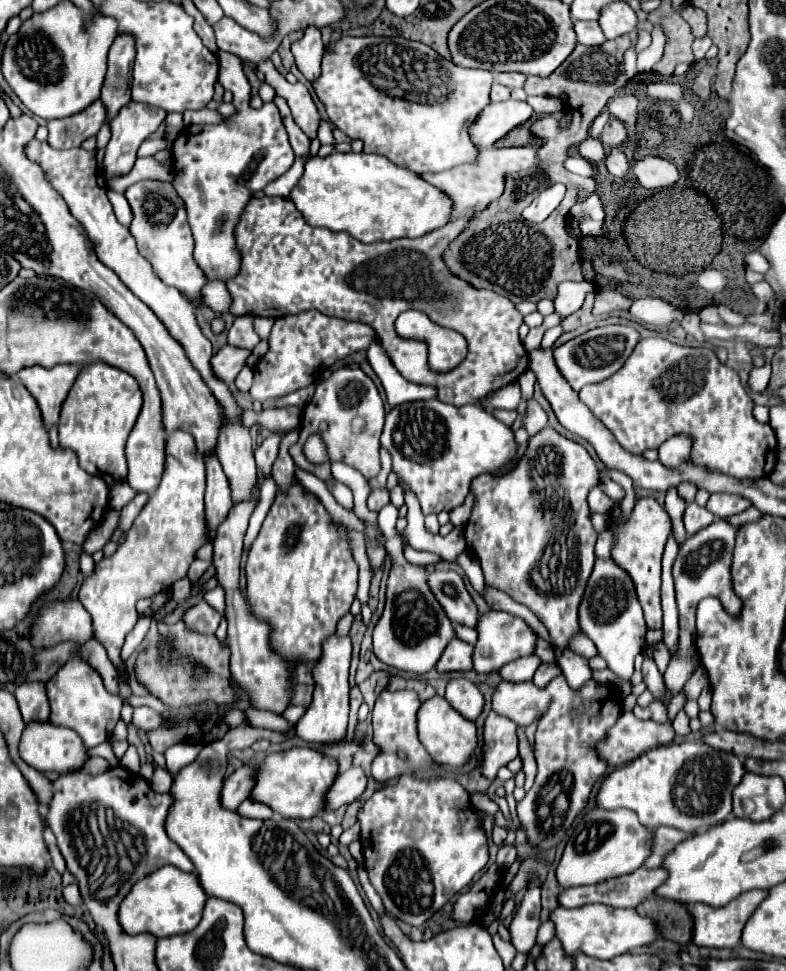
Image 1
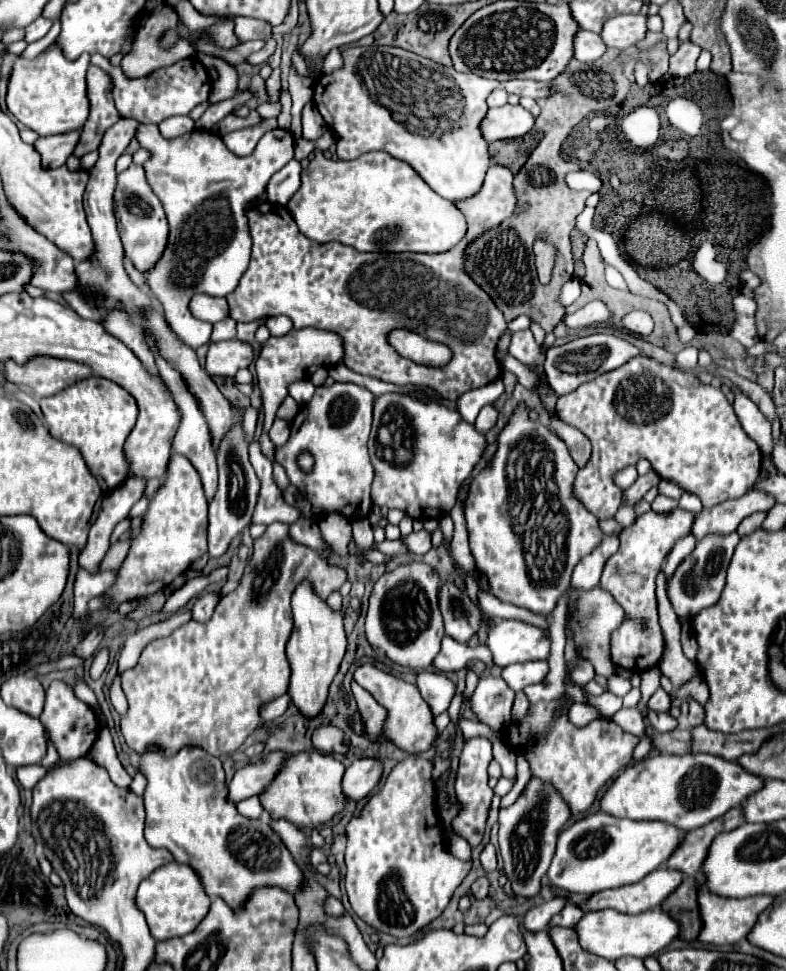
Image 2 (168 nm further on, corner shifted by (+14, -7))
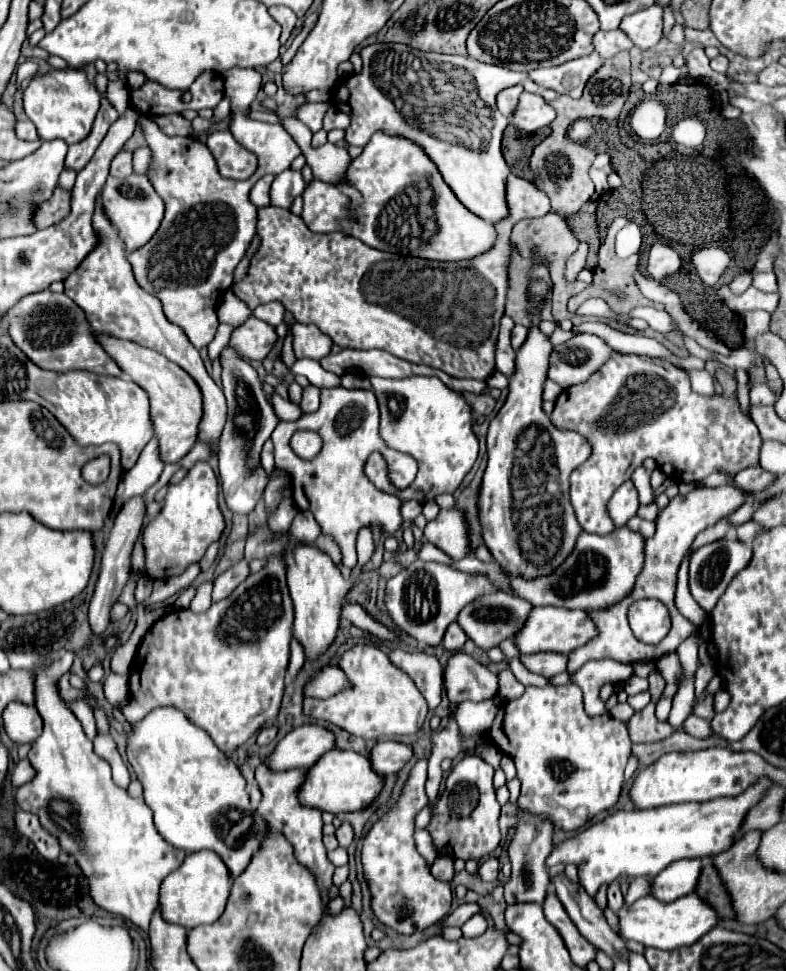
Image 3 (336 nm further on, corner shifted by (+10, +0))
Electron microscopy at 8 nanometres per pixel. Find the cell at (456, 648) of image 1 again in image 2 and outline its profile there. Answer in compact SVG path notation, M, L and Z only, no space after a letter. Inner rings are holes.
M448 635L442 639L442 649L434 659L434 667L440 673L448 673L448 671L460 671L464 669L466 661L478 657L487 667L492 667L492 655L485 646L476 643L474 645L458 643L454 639L450 639Z

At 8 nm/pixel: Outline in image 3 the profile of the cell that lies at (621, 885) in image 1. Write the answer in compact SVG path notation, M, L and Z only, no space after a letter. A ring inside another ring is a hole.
M698 858L678 860L676 864L670 864L652 880L652 896L664 902L682 898L694 892L700 872L702 872L702 860Z

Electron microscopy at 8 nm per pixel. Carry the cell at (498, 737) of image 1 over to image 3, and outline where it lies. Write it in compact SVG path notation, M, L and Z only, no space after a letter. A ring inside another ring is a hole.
M464 756L448 774L444 794L432 804L432 820L426 830L432 836L434 848L440 856L448 856L452 860L476 860L492 854L502 840L498 828L500 804L496 800L496 792L492 786L494 768L488 766L478 756Z

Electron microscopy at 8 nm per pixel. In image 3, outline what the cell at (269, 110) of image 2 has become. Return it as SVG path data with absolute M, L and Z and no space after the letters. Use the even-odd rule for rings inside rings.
M304 104L298 110L298 118L312 130L318 132L322 128L322 118L326 114L328 106L326 104Z

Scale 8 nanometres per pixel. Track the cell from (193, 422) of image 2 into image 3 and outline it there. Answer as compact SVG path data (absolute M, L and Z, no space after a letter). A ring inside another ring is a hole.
M100 202L96 204L94 228L96 228L98 236L102 236L102 242L64 280L66 296L70 296L86 312L90 326L98 334L130 340L130 342L136 342L136 344L140 344L144 348L156 350L158 354L162 354L168 360L182 366L190 376L194 376L196 384L200 386L200 390L204 394L204 418L202 418L202 424L200 424L198 442L214 442L216 444L218 438L220 438L220 432L224 428L224 422L226 422L226 398L224 398L224 392L208 376L198 350L188 342L186 334L178 326L174 326L174 324L170 324L166 320L166 316L162 312L162 306L160 306L160 300L154 300L154 296L144 292L138 286L138 282L134 280L132 268L130 268L128 260L126 260L124 244L118 238L116 228L110 224L110 220L106 220L106 216L104 216L104 212L100 208Z

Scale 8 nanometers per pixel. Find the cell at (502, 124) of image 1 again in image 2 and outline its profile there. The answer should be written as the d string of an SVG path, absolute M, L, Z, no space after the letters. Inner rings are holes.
M502 105L490 109L482 119L482 137L492 143L498 139L522 137L534 127L534 117L520 105Z

